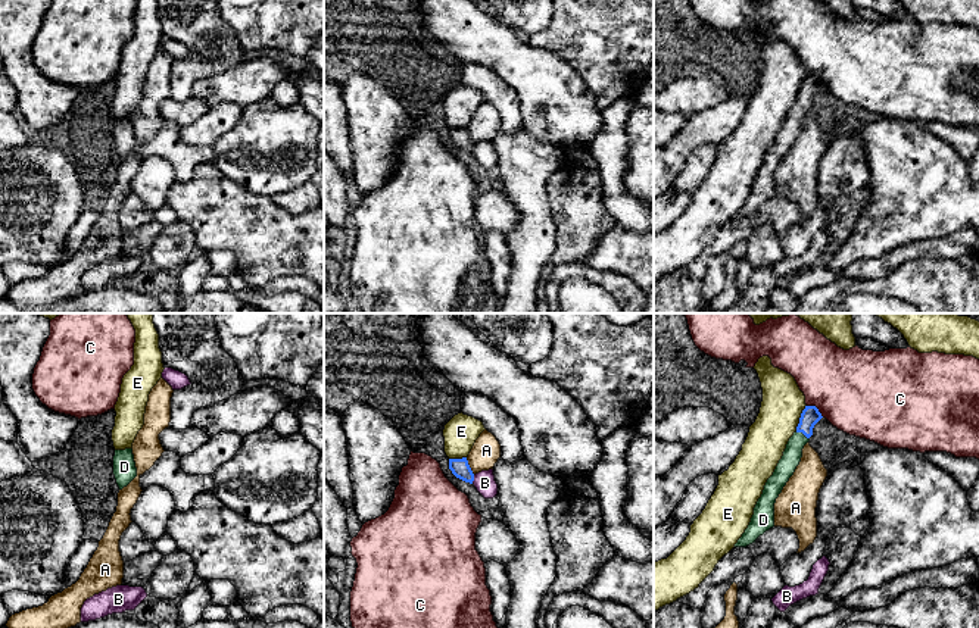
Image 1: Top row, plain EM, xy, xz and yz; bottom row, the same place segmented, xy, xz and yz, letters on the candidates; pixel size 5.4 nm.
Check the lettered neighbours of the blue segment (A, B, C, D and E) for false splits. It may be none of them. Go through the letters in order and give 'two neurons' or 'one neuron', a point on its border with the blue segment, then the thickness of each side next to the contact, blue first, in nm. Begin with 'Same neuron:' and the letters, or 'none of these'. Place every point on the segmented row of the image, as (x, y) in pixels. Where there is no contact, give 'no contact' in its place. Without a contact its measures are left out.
Same neuron: D
A: two neurons; meets blue in xz at (468, 466); 100 nm thick on the blue side, 160 nm on the other
B: two neurons; meets blue in xz at (473, 480); 100 nm thick on the blue side, 120 nm on the other
C: two neurons; meets blue in yz at (816, 408); 100 nm thick on the blue side, 460 nm on the other
D: one neuron; meets blue in yz at (803, 433); 100 nm thick on the blue side, 100 nm on the other
E: two neurons; meets blue in yz at (800, 418); 100 nm thick on the blue side, 220 nm on the other

